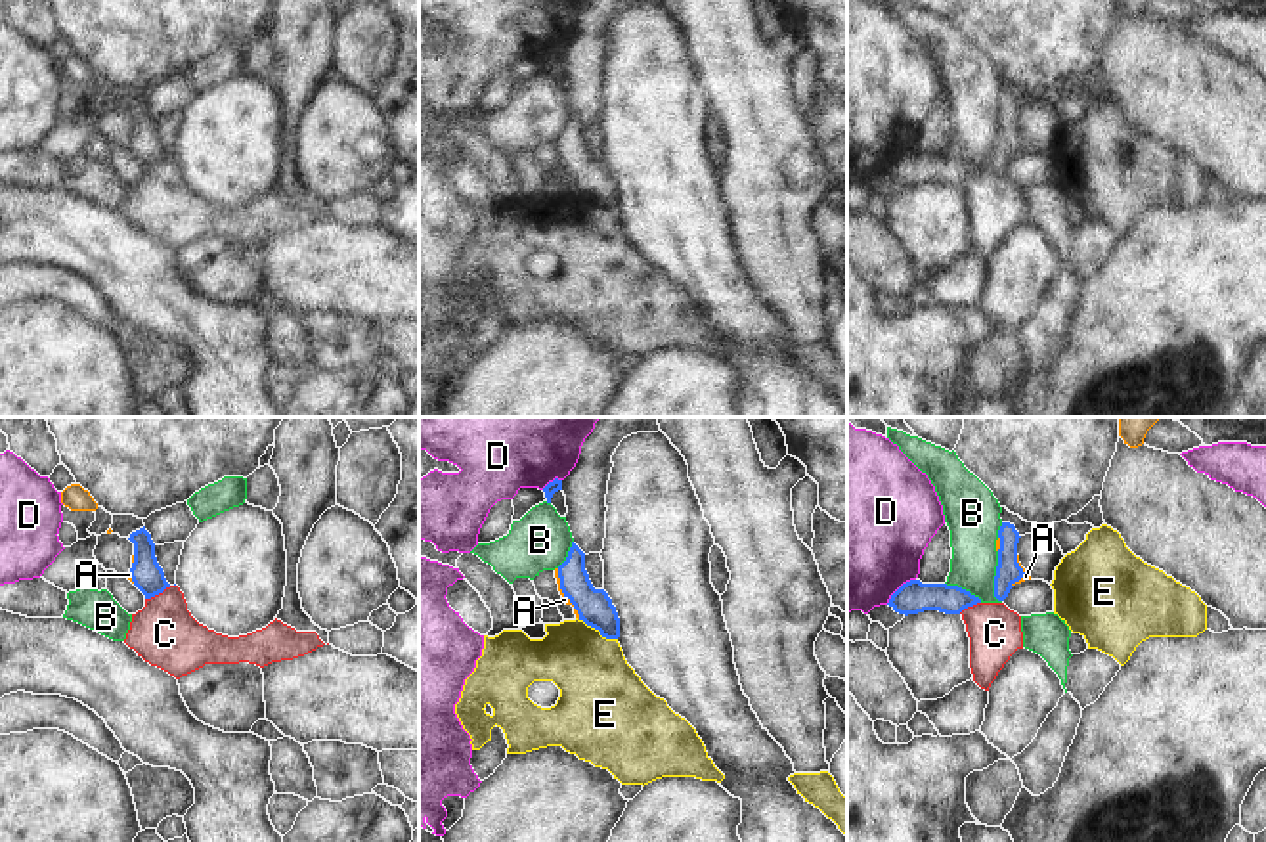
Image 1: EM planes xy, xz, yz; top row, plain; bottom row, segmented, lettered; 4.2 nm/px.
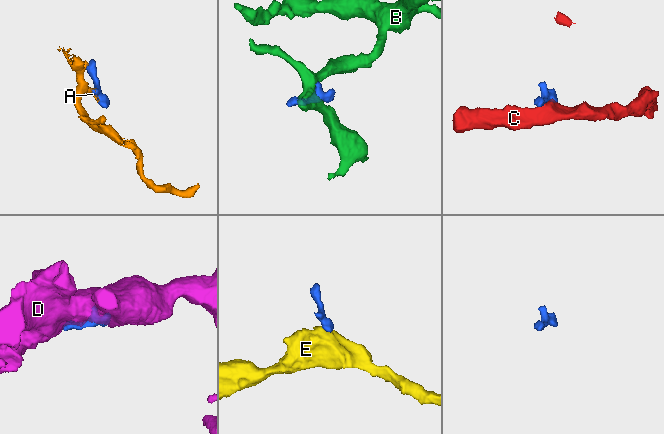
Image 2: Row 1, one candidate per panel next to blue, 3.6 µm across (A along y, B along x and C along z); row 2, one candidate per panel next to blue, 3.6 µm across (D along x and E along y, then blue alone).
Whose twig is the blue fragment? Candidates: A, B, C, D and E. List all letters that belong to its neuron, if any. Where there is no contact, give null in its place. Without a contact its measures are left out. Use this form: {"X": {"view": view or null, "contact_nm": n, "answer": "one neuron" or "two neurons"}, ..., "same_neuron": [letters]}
{"A": {"view": "xz", "contact_nm": 240, "answer": "one neuron"}, "B": {"view": "yz", "contact_nm": 220, "answer": "two neurons"}, "C": {"view": "xy", "contact_nm": 130, "answer": "two neurons"}, "D": {"view": "yz", "contact_nm": 170, "answer": "two neurons"}, "E": {"view": "xz", "contact_nm": 180, "answer": "two neurons"}, "same_neuron": ["A"]}

